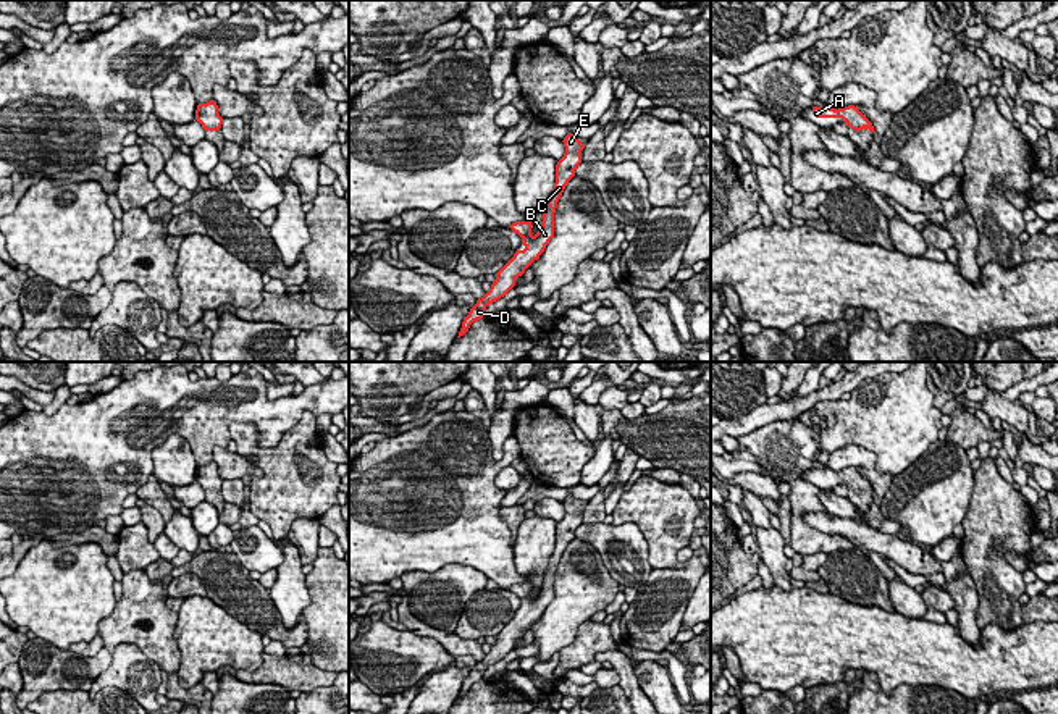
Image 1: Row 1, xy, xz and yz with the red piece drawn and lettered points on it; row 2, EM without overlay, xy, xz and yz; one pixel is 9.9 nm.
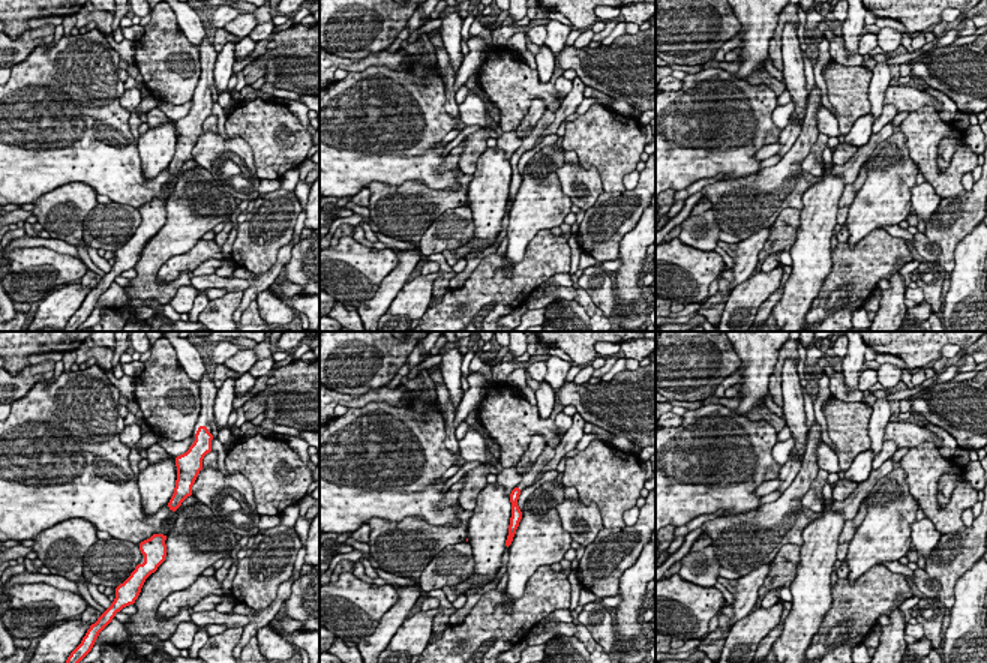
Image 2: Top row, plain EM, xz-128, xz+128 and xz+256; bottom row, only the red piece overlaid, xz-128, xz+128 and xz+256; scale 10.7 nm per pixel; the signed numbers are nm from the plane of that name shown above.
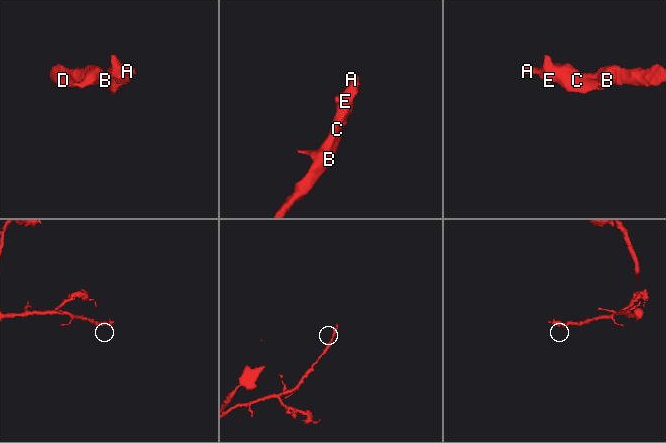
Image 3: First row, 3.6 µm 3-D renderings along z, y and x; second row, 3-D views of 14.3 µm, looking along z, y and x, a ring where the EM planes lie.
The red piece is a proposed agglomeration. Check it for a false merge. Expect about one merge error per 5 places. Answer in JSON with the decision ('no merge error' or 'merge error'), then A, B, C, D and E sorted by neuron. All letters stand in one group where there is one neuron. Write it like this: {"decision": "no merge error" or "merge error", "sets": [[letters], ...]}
{"decision": "no merge error", "sets": [["A", "B", "C", "D", "E"]]}

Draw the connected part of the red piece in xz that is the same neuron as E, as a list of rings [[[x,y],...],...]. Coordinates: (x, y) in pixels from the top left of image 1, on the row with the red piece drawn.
[[[570,132],[565,134],[562,142],[565,147],[565,153],[560,160],[557,160],[554,189],[544,208],[538,234],[530,234],[533,223],[528,220],[515,221],[507,226],[522,237],[527,249],[515,250],[514,257],[496,273],[496,281],[491,284],[491,289],[481,299],[478,299],[473,307],[470,307],[470,312],[464,318],[457,338],[464,336],[473,321],[483,320],[486,307],[504,297],[515,286],[515,279],[522,276],[535,260],[539,258],[549,241],[554,237],[554,213],[557,208],[557,202],[569,181],[575,176],[575,168],[583,162],[580,152],[585,150],[586,145],[581,144],[578,137]]]

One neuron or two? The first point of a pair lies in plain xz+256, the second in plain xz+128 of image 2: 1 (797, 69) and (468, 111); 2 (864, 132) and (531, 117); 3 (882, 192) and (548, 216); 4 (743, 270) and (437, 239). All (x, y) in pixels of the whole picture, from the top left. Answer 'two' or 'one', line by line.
1: two
2: one
3: one
4: two

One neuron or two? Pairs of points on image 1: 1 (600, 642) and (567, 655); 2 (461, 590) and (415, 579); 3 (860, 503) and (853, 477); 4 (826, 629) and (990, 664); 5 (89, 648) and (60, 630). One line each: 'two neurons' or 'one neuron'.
1: one neuron
2: one neuron
3: one neuron
4: one neuron
5: two neurons

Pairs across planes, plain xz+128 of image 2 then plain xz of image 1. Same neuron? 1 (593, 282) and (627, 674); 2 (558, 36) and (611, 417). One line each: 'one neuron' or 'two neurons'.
1: two neurons
2: two neurons

